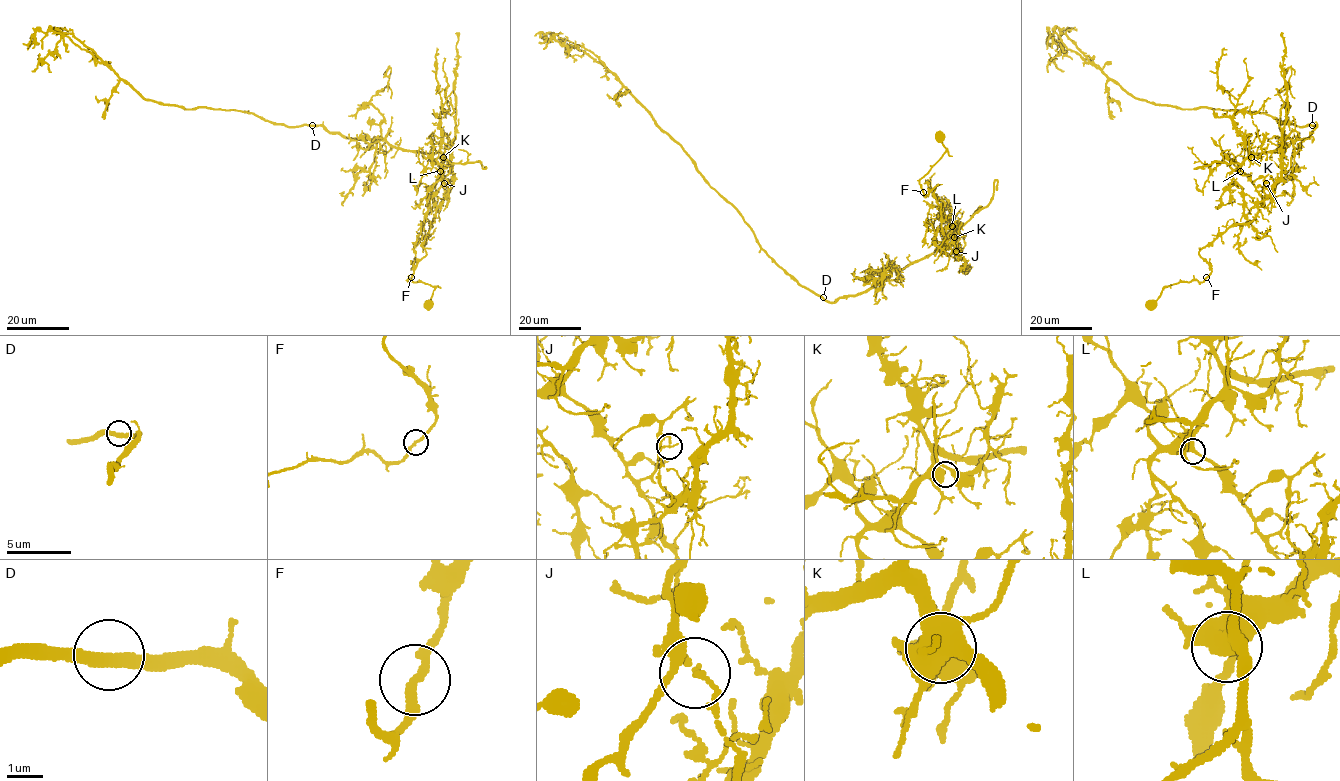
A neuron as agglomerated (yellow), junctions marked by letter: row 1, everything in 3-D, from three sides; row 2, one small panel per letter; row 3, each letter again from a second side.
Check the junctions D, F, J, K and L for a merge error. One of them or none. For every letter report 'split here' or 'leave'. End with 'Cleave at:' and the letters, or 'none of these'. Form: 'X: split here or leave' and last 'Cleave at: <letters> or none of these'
D: leave
F: leave
J: split here
K: leave
L: leave
Cleave at: J

